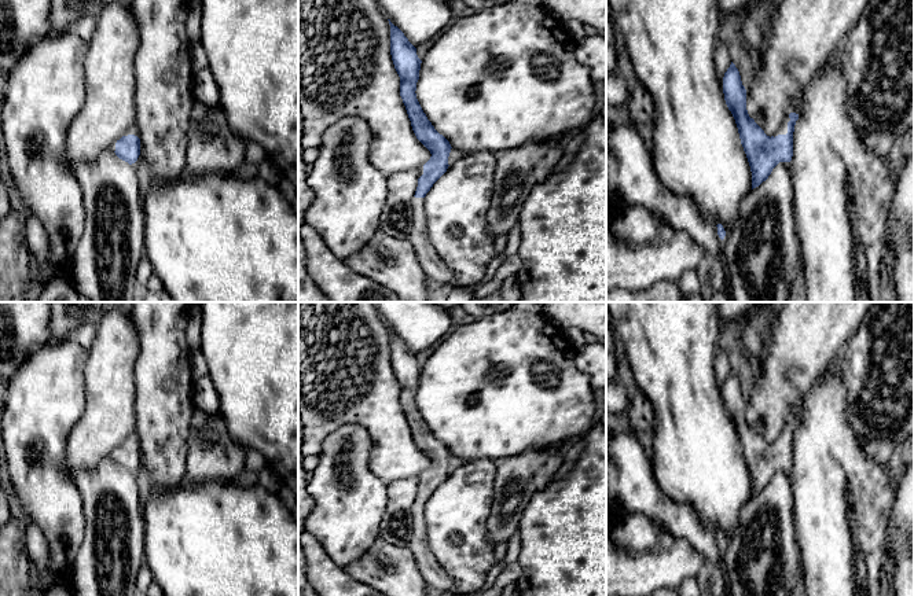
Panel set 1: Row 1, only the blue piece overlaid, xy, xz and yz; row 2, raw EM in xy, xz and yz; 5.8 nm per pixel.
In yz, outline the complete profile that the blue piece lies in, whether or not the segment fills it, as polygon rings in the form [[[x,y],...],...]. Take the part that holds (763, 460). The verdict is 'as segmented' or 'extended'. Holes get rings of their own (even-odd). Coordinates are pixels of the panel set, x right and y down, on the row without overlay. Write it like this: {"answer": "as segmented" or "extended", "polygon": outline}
{"answer": "extended", "polygon": [[[731,369],[730,375],[727,376],[727,379],[724,380],[724,385],[723,385],[723,401],[724,401],[726,412],[727,412],[728,417],[731,419],[731,422],[735,427],[739,446],[741,446],[741,452],[744,455],[744,459],[746,461],[746,466],[748,466],[748,470],[750,474],[752,497],[753,497],[768,486],[772,477],[778,471],[785,471],[788,474],[790,472],[792,464],[793,464],[793,439],[794,439],[796,428],[799,427],[799,422],[790,420],[786,424],[782,434],[777,438],[777,441],[771,445],[767,444],[764,441],[764,438],[748,422],[746,397],[742,393],[739,379],[733,369]]]}

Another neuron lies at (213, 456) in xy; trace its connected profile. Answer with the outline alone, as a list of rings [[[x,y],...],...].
[[[194,409],[188,430],[186,481],[190,485],[235,482],[247,448],[232,439],[220,413]]]

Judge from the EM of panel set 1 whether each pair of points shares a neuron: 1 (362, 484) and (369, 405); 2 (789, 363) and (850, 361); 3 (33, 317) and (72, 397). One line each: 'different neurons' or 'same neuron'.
1: different neurons
2: different neurons
3: different neurons

